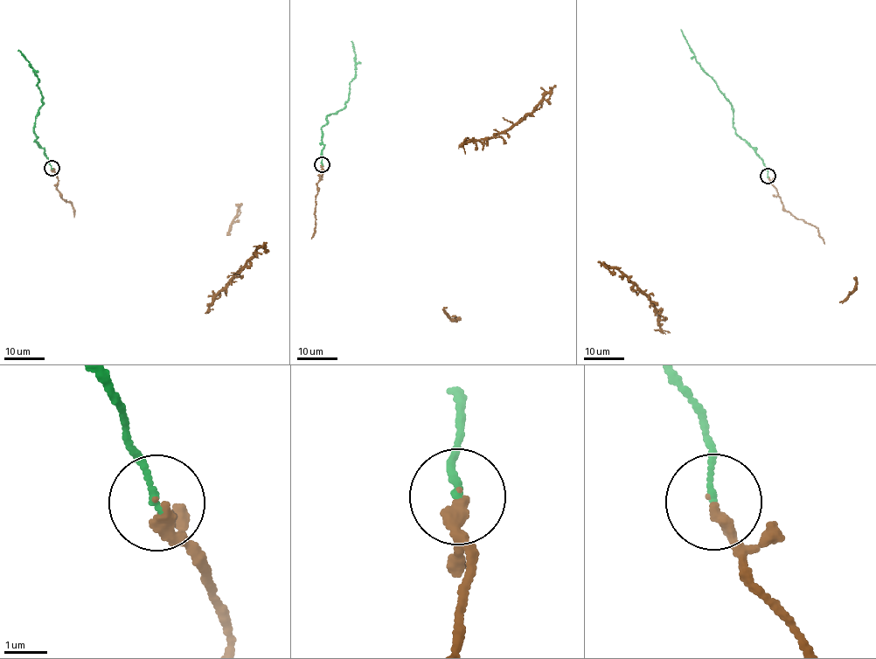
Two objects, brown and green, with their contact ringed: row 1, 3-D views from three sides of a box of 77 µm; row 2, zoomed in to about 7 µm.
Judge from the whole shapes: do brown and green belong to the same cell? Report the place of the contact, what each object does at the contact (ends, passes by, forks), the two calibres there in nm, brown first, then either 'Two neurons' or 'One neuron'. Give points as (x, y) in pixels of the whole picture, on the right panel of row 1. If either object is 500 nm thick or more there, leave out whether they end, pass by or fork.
Place: (768, 176). At the ring brown ends. At the ring green ends. Thickness 280 nm (brown) against 120 nm. One neuron

